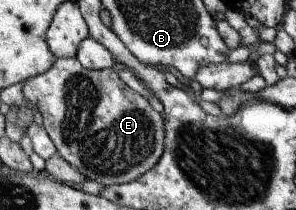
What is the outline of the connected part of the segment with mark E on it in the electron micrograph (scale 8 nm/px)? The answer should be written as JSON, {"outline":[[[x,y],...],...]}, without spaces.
{"outline":[[[56,58],[48,71],[26,81],[22,91],[44,118],[43,127],[52,139],[57,154],[80,171],[86,181],[96,181],[105,187],[132,183],[152,170],[162,156],[166,137],[162,115],[120,79],[117,67],[96,71],[84,68],[78,59]]]}

